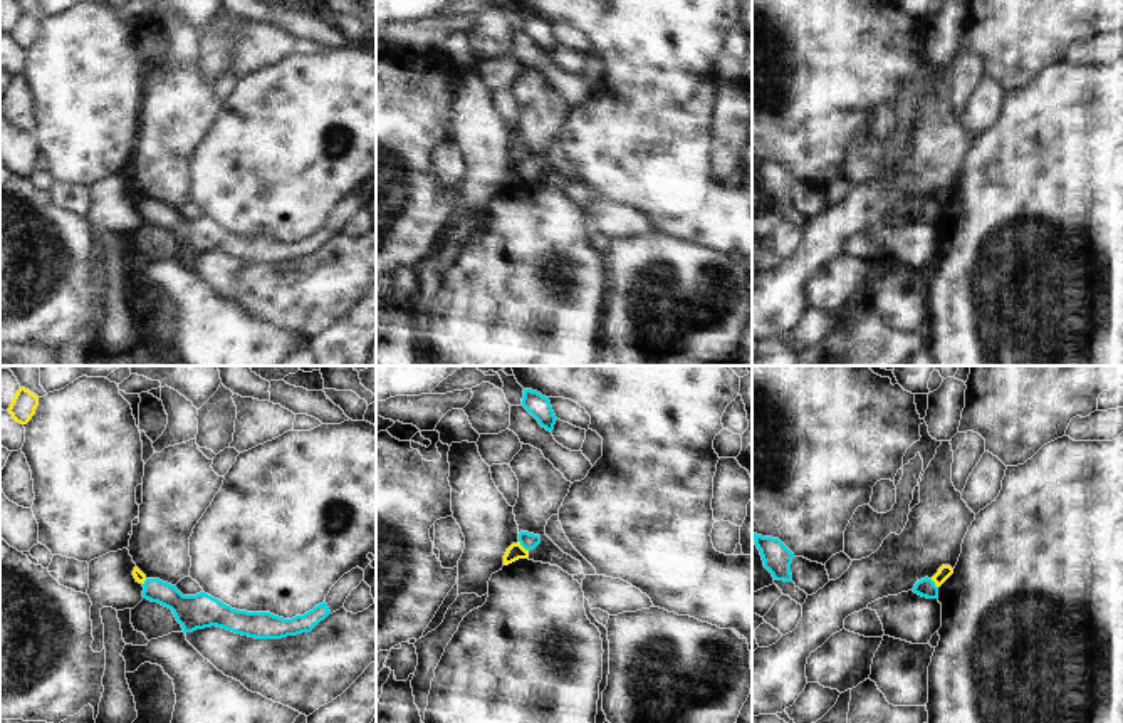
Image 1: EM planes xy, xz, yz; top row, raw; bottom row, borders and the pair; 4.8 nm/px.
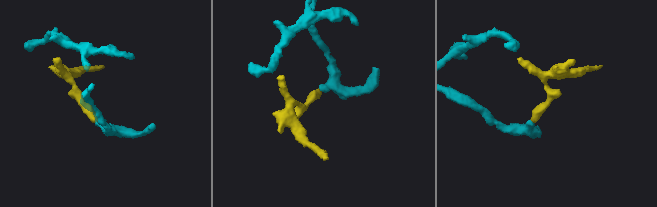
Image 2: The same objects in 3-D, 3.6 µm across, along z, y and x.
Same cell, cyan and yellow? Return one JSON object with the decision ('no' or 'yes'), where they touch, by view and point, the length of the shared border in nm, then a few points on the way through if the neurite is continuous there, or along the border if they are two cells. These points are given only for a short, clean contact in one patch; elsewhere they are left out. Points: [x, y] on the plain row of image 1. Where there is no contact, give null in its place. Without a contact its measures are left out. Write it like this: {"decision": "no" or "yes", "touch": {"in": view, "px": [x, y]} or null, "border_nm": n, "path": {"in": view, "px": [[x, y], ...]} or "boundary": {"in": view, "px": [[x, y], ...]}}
{"decision": "no", "touch": {"in": "xz", "px": [522, 170]}, "border_nm": 70, "boundary": {"in": "xz", "px": [[519, 165], [527, 175]]}}

